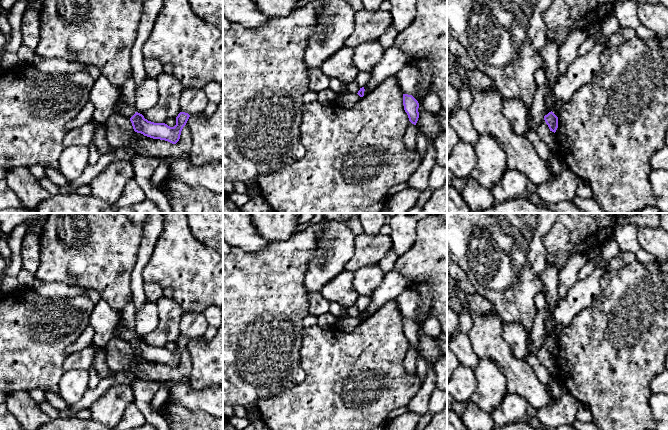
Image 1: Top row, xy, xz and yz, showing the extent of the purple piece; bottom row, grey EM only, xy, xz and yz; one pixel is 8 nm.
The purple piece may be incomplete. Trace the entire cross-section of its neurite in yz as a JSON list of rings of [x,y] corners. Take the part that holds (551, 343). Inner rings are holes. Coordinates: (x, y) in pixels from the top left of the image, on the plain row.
[[[551,335],[544,340],[544,344],[548,349],[550,355],[555,357],[558,352],[558,341]]]

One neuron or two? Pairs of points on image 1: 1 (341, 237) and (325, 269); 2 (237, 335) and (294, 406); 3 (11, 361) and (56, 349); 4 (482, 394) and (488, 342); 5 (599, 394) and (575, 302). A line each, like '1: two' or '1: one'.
1: one
2: two
3: one
4: two
5: two

